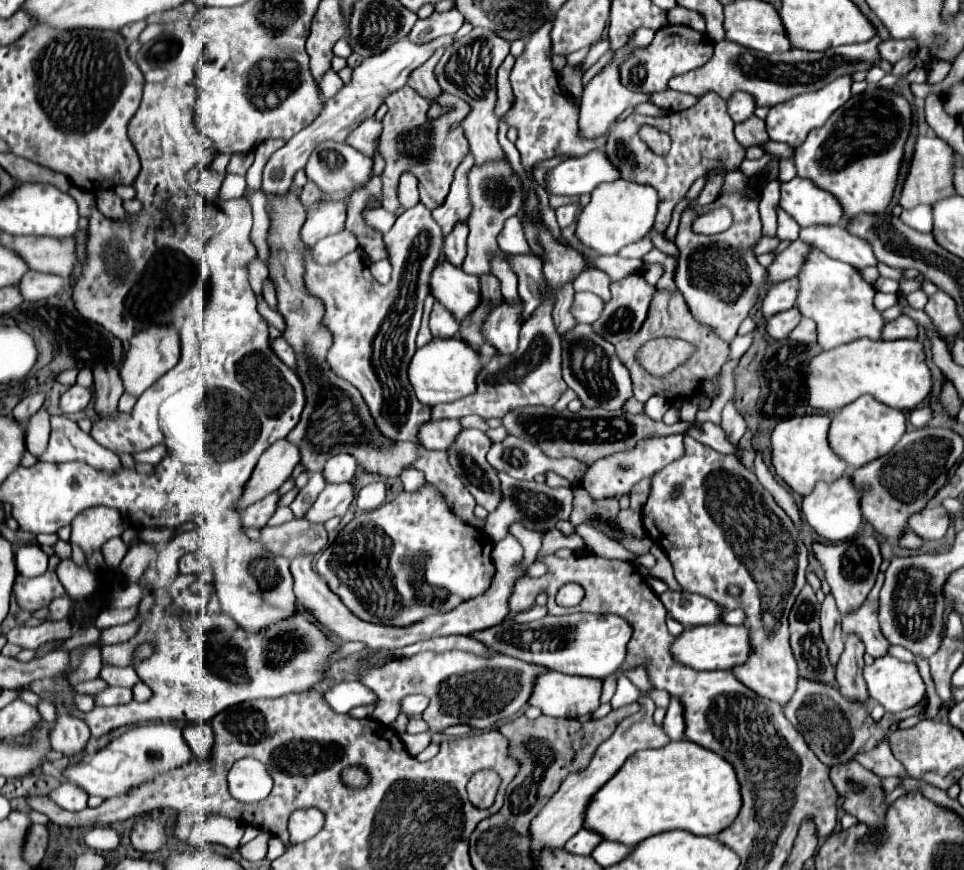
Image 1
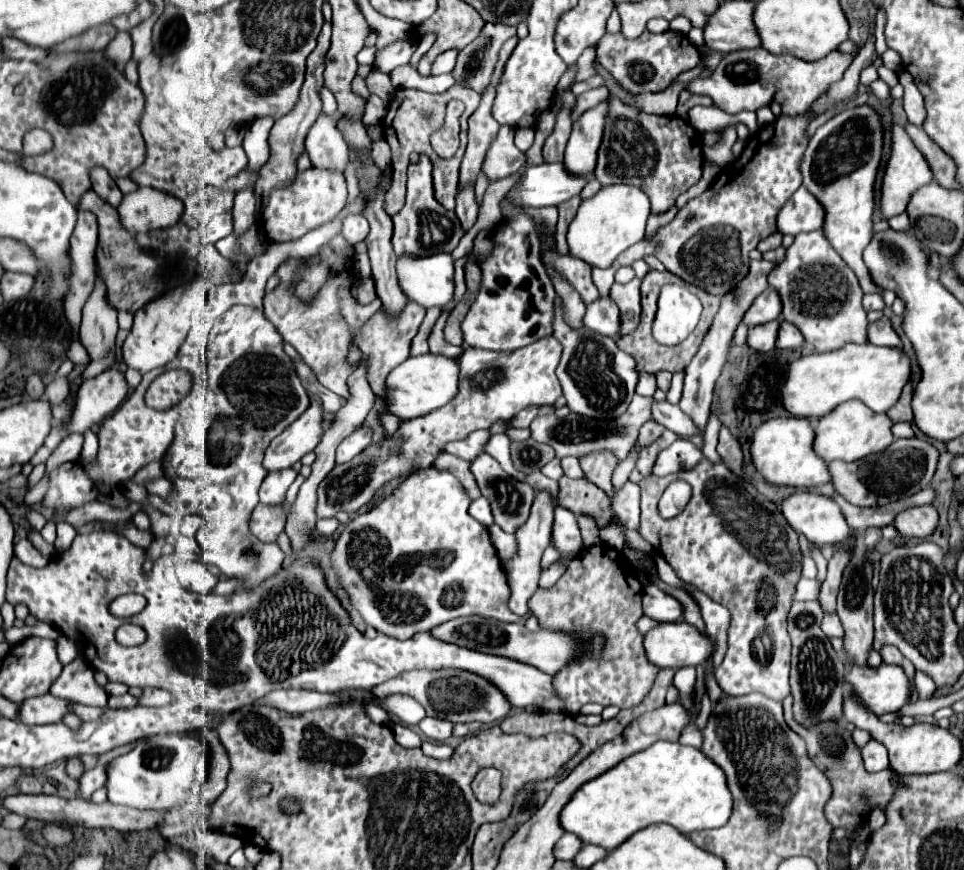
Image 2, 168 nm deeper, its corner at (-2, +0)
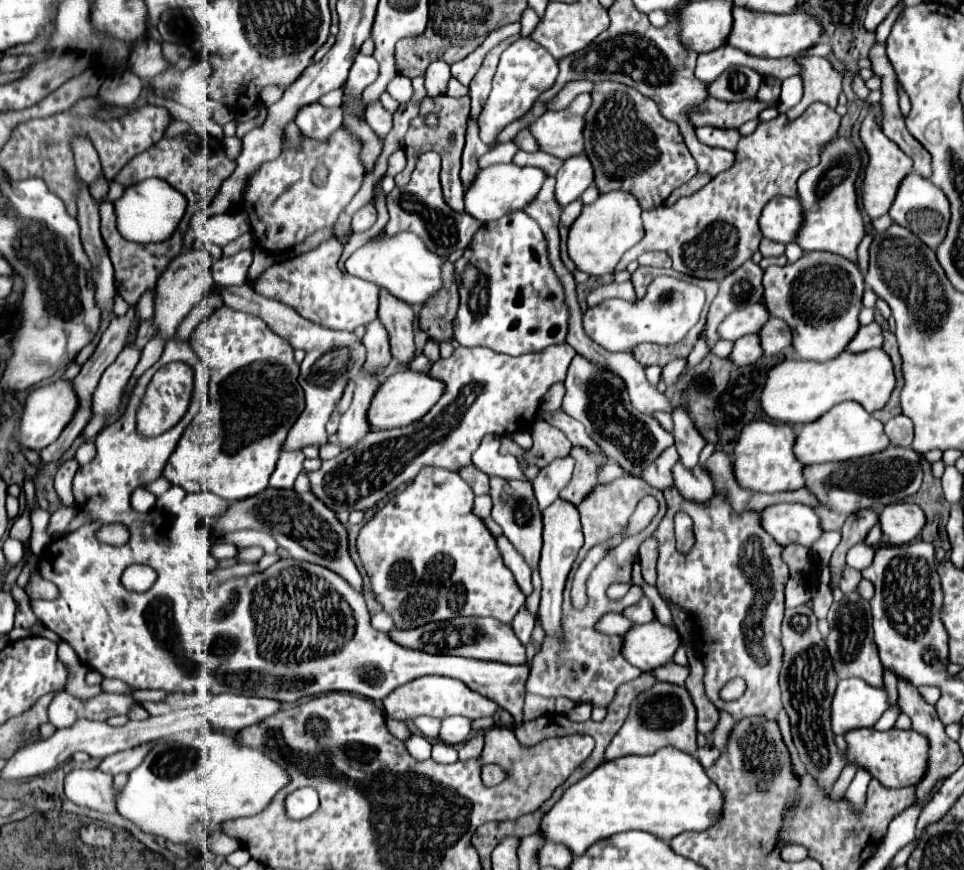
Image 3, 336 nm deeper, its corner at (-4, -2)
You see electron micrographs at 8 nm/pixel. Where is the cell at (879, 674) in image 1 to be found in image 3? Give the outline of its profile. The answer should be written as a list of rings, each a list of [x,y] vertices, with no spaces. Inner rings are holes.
[[[844,679],[838,683],[832,701],[832,729],[836,735],[850,729],[874,727],[884,711],[890,709],[886,687],[872,687],[862,679]]]

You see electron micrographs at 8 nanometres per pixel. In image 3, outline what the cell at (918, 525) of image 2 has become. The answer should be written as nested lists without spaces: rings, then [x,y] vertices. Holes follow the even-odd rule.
[[[916,503],[886,505],[880,513],[880,527],[892,545],[906,545],[926,525],[926,515]]]

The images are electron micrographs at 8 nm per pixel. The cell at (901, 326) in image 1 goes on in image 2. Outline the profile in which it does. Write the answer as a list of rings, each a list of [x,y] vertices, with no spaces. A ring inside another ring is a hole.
[[[882,317],[868,325],[868,343],[884,345],[884,347],[900,347],[902,345],[896,331],[892,329],[888,317]]]

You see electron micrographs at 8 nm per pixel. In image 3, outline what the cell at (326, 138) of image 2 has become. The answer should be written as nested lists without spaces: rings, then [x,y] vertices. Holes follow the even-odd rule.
[[[310,103],[302,113],[296,115],[296,125],[304,137],[326,143],[330,135],[342,125],[342,109],[328,109],[320,103]]]

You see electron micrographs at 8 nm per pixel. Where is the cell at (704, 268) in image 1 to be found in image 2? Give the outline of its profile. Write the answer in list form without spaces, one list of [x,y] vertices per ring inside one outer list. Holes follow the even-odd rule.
[[[802,113],[800,117],[780,115],[770,125],[760,127],[756,135],[748,139],[742,155],[732,165],[724,167],[714,183],[700,197],[690,199],[668,225],[656,231],[652,239],[644,239],[626,249],[612,263],[612,267],[592,269],[592,281],[600,295],[608,295],[614,283],[614,273],[622,265],[632,265],[636,259],[646,255],[658,257],[668,271],[712,295],[732,291],[734,285],[748,273],[748,253],[756,249],[764,237],[776,231],[776,213],[802,185],[800,161],[808,147],[806,131],[810,121],[812,117],[808,117],[808,113]],[[700,231],[702,243],[698,241]]]

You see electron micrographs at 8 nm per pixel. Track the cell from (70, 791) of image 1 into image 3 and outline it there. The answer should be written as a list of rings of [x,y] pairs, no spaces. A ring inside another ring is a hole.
[[[154,743],[142,745],[142,747],[134,747],[130,751],[120,751],[114,753],[110,757],[106,757],[98,769],[108,773],[108,775],[118,775],[118,773],[130,773],[134,767],[138,767],[138,763],[142,763],[142,755],[146,755],[146,751],[152,747]]]

